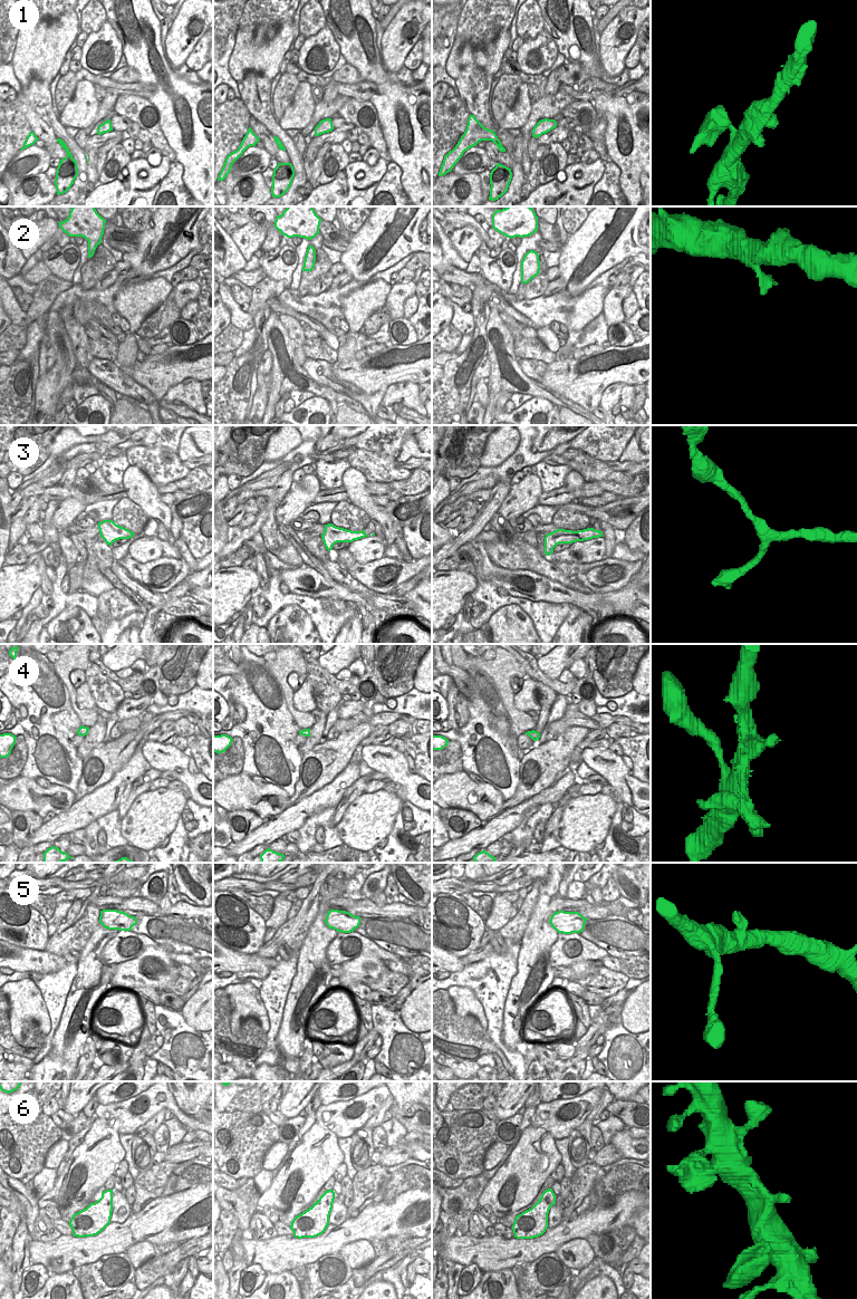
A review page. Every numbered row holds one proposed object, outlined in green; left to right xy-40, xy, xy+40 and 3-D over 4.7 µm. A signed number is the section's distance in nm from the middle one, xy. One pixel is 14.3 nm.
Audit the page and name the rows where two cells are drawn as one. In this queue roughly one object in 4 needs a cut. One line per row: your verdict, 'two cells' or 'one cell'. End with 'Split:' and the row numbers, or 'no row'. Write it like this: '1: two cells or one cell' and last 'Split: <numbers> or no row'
1: one cell
2: one cell
3: one cell
4: one cell
5: one cell
6: one cell
Split: no row

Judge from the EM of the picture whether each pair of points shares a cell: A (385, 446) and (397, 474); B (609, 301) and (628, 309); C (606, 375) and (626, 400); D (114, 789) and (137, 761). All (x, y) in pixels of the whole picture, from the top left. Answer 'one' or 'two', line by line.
A: two
B: two
C: two
D: one

